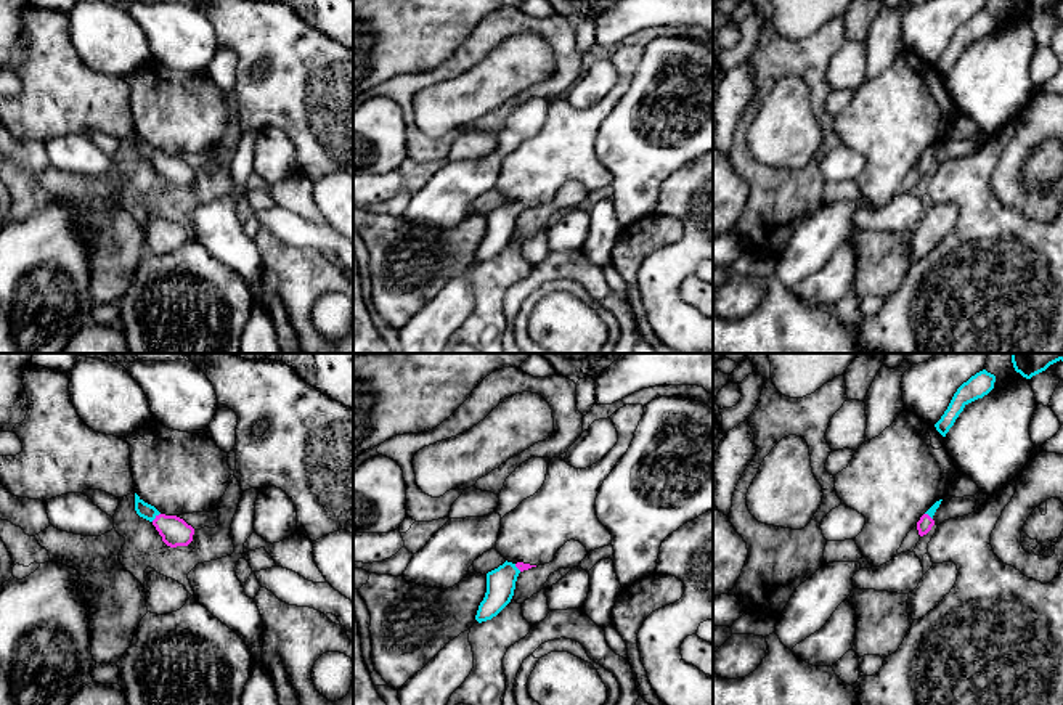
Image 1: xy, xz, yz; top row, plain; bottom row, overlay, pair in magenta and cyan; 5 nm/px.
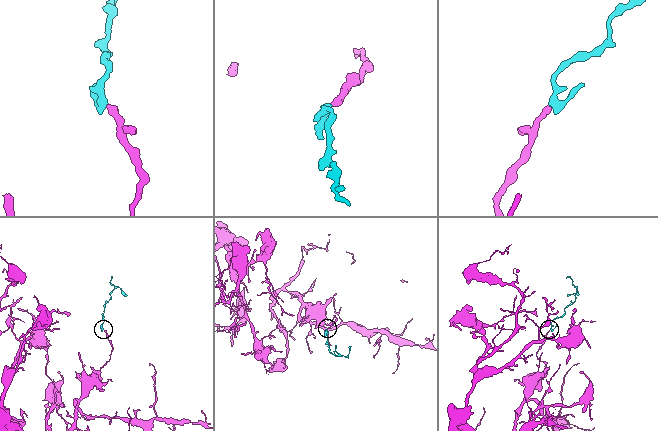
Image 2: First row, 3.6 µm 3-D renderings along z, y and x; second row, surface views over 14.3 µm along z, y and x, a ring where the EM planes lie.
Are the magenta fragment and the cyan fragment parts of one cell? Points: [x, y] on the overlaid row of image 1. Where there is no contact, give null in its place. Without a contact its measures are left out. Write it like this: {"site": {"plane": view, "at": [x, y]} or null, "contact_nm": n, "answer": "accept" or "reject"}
{"site": {"plane": "xy", "at": [156, 517]}, "contact_nm": 60, "answer": "accept"}

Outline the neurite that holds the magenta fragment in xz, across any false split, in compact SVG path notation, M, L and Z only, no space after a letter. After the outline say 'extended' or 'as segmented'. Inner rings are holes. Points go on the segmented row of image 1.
M506 560L498 568L488 572L487 593L479 605L475 620L482 623L496 617L511 602L519 573L532 567L536 565Z; extended

